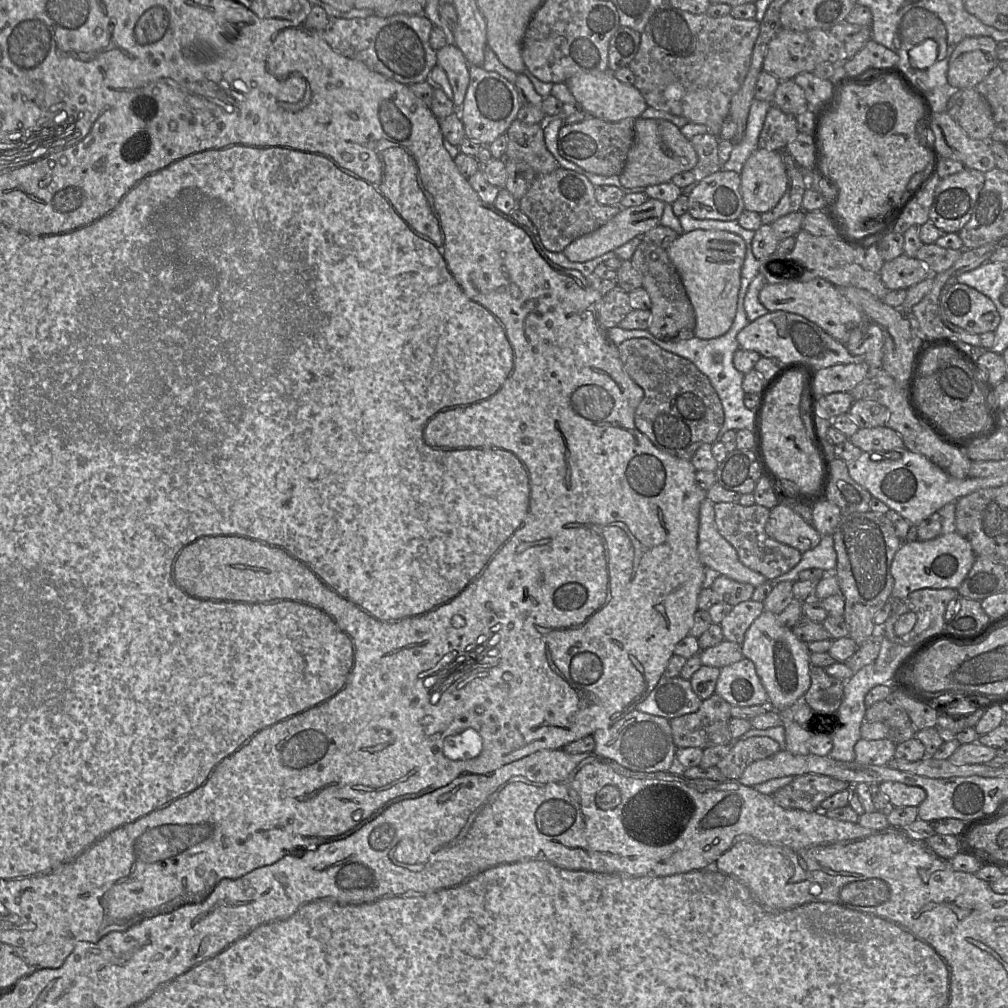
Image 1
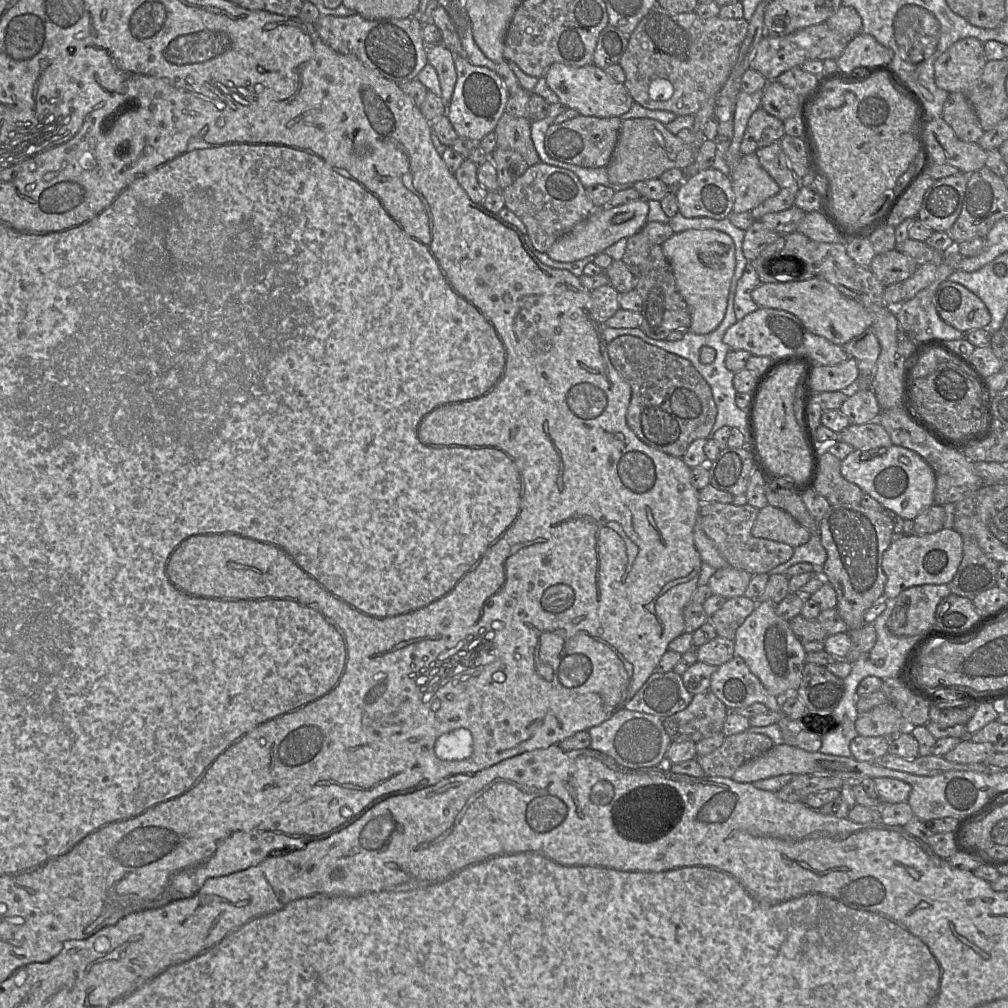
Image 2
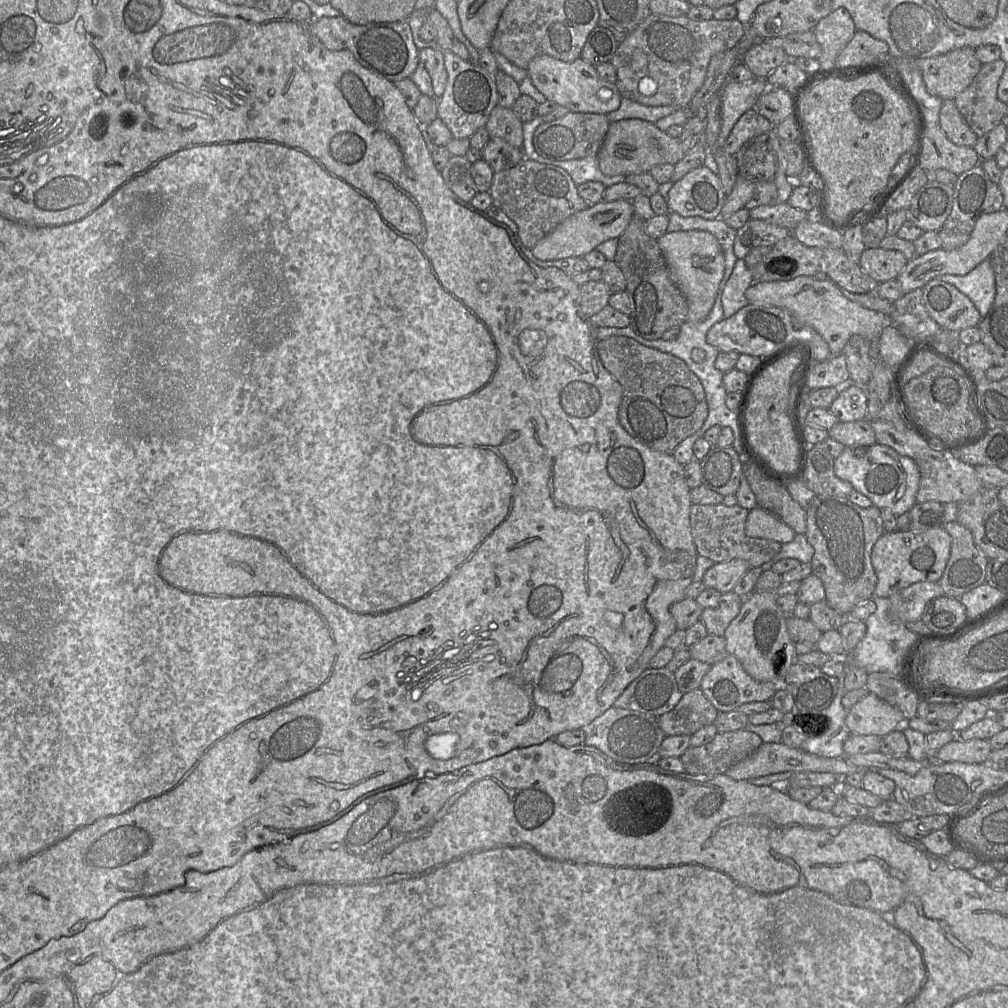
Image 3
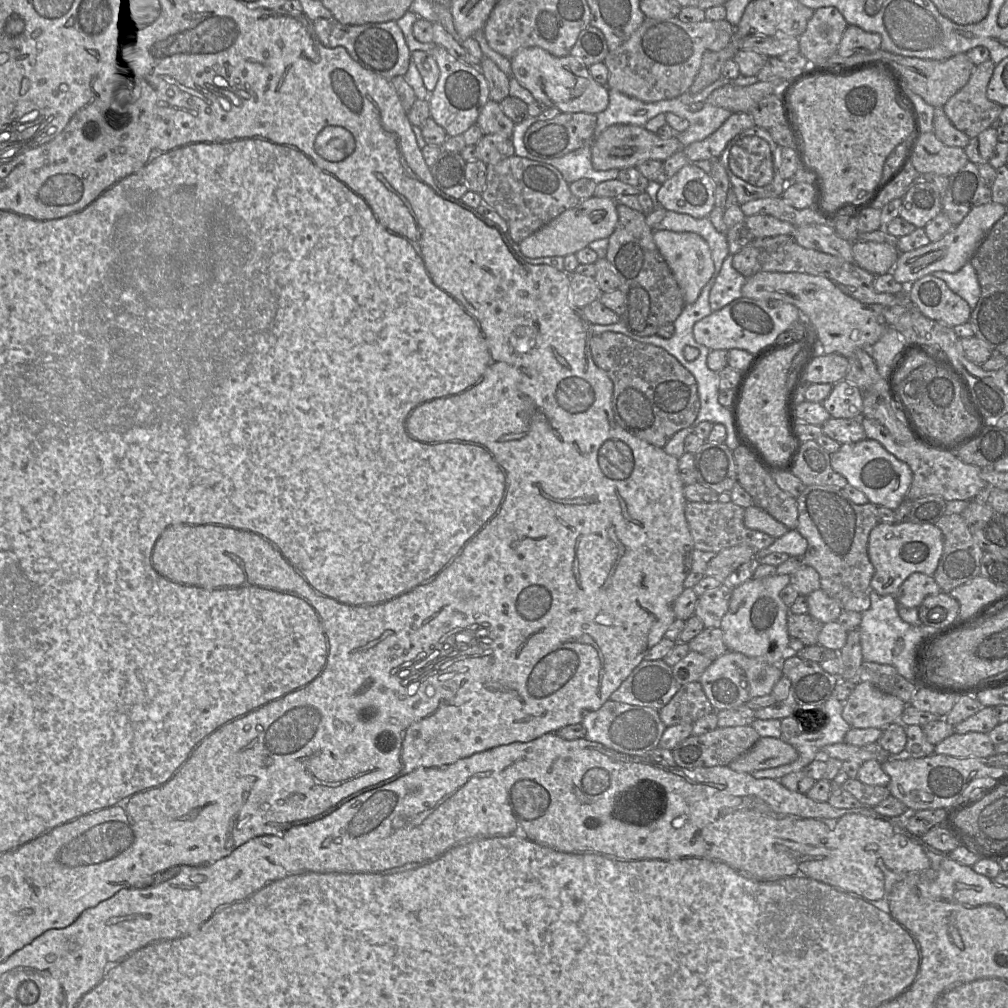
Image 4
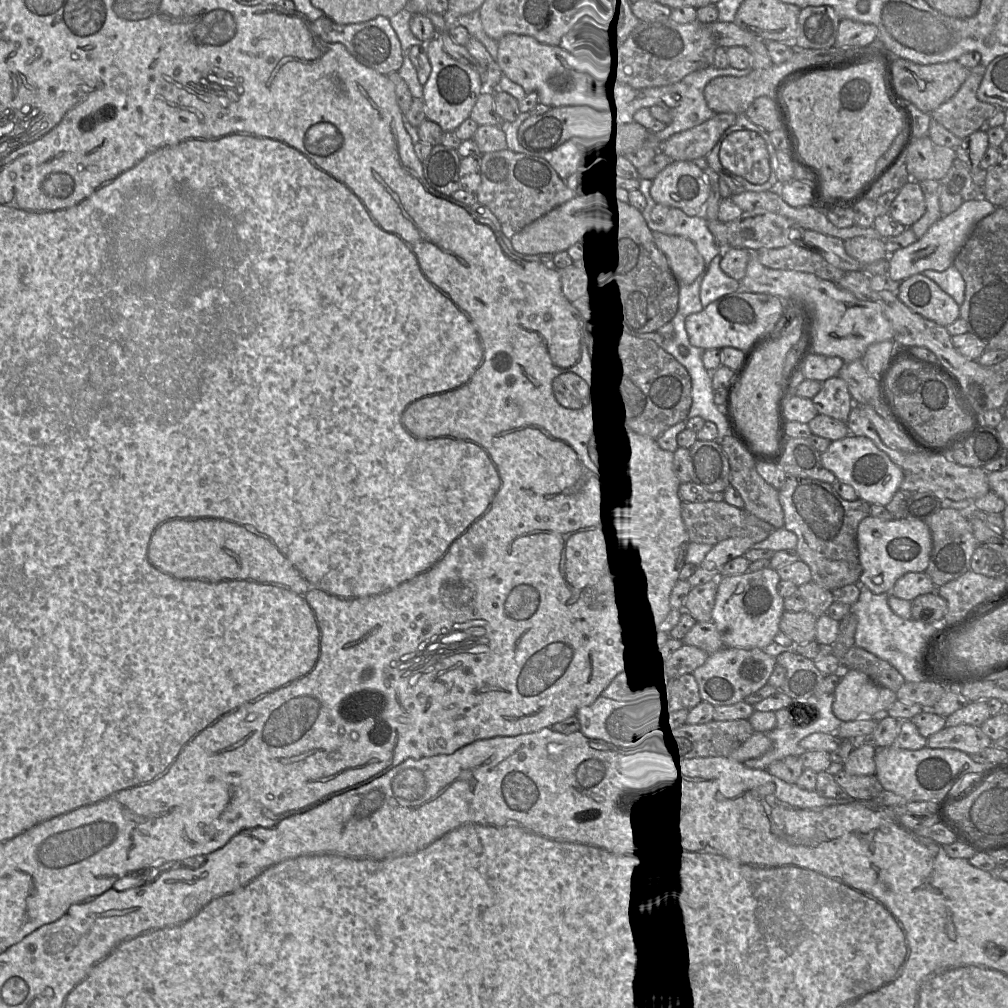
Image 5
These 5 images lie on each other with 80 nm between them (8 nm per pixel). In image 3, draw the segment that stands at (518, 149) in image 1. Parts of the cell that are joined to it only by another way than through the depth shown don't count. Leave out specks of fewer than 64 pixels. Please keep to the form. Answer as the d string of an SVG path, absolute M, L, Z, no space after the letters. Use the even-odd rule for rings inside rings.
M497 105L485 125L491 138L500 138L516 148L523 148L523 122L511 109Z

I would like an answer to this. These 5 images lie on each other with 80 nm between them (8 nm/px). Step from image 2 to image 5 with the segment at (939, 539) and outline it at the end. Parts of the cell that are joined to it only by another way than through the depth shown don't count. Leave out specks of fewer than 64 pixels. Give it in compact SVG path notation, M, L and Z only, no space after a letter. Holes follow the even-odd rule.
M868 516L857 528L858 558L862 568L859 582L875 594L889 595L895 582L908 572L925 572L932 547L925 521L914 518L884 521Z

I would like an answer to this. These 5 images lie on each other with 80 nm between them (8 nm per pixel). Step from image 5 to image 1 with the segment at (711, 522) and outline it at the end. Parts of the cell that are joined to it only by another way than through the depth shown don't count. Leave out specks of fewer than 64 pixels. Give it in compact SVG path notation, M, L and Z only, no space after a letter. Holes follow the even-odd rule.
M739 503L714 504L718 532L735 548L739 560L749 569L773 580L792 570L801 560L799 550L770 538L765 532L770 509L761 505L743 506Z

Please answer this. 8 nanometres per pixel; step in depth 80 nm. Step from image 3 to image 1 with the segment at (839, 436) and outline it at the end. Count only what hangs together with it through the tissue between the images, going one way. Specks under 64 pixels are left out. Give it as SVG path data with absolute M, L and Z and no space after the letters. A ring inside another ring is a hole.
M887 426L860 428L847 440L863 452L902 452L905 449L901 436Z

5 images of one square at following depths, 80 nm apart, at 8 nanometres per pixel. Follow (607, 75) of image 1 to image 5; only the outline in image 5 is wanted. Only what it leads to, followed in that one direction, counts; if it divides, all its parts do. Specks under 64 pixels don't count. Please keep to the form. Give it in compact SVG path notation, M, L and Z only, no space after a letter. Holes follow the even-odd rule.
M507 34L497 41L495 59L503 76L520 85L525 92L536 93L539 103L548 107L586 107L594 98L593 82L582 73L580 64L567 56L558 46L539 43L525 35Z

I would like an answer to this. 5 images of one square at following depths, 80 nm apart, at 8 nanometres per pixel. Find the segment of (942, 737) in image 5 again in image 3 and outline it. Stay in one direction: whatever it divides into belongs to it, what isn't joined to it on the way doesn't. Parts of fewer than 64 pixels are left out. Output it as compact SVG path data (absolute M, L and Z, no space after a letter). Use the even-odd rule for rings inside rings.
M956 733L955 740L944 745L936 754L940 762L963 762L982 764L994 749L987 739L971 739L964 741Z

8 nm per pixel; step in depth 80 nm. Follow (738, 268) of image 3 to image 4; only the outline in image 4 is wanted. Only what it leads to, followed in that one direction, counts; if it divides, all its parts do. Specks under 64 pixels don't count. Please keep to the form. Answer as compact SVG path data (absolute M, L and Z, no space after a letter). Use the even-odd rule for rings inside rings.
M732 256L724 260L720 273L709 293L709 304L713 311L717 311L742 297L742 287L747 278L740 274L732 265Z

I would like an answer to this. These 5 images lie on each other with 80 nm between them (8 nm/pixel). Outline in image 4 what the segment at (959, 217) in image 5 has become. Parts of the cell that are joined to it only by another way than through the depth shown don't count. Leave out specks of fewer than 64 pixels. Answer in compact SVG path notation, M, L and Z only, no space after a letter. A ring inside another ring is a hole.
M991 202L973 208L963 221L938 241L913 251L900 253L891 273L904 287L936 271L955 273L966 265L994 224L1007 213L1006 207Z

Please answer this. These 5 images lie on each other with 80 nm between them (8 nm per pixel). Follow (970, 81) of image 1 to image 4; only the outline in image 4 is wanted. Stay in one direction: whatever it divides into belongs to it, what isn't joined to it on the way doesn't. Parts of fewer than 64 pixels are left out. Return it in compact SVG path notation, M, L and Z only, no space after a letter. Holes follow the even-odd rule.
M881 48L878 50L857 50L848 57L835 53L828 59L828 63L842 62L847 64L867 61L884 61L890 63L901 73L904 84L912 92L923 98L927 104L935 108L943 107L952 96L961 90L969 81L976 67L967 57L966 53L960 53L945 60L927 60L897 55Z

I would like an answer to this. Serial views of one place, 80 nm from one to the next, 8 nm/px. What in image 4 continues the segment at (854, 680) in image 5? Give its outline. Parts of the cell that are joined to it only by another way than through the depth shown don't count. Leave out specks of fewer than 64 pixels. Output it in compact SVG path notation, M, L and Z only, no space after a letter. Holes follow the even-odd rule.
M860 680L843 704L842 718L851 728L884 730L892 723L899 723L905 706L899 698Z

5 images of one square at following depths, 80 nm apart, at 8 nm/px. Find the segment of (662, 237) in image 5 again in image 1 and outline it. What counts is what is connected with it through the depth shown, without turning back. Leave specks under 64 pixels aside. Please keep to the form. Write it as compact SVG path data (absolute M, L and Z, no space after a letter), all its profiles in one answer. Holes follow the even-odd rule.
M694 230L678 236L666 249L695 312L694 334L712 339L726 334L735 319L746 243L739 235L723 230Z

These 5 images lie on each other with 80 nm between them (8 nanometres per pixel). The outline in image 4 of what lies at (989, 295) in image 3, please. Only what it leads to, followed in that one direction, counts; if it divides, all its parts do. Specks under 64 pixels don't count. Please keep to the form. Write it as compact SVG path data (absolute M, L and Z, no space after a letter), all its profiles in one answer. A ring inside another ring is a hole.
M969 262L955 273L936 271L931 275L944 281L947 286L963 298L972 309L975 308L980 298L981 288L976 271Z

